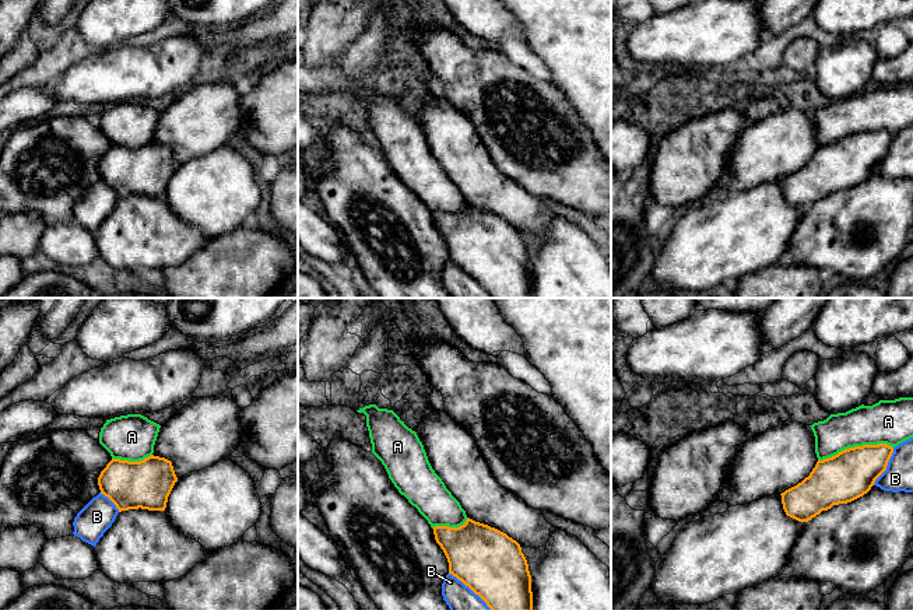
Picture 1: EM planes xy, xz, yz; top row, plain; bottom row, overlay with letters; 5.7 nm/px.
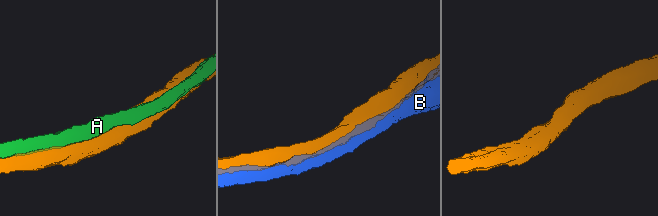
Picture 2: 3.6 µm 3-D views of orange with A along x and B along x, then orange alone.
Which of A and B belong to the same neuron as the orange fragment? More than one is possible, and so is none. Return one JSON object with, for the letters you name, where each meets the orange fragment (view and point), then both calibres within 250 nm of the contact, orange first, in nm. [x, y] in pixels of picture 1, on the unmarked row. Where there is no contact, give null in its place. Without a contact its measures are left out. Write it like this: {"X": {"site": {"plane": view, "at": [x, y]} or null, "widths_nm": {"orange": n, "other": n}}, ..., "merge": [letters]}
{"A": {"site": {"plane": "yz", "at": [854, 133]}, "widths_nm": {"orange": 280, "other": 260}}, "merge": ["A"]}

